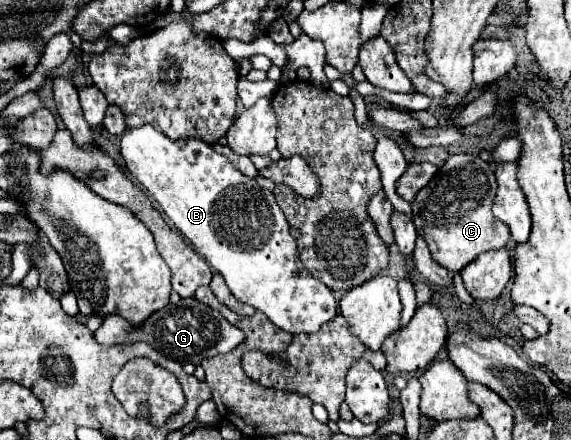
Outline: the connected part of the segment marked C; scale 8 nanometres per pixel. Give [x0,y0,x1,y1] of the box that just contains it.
[412,152,510,272]

